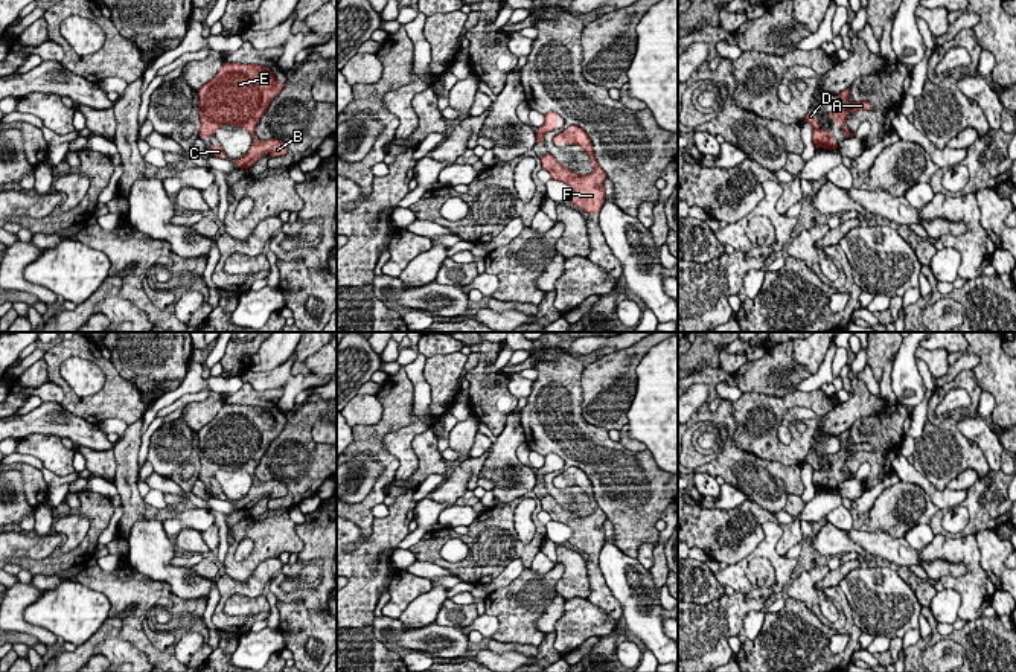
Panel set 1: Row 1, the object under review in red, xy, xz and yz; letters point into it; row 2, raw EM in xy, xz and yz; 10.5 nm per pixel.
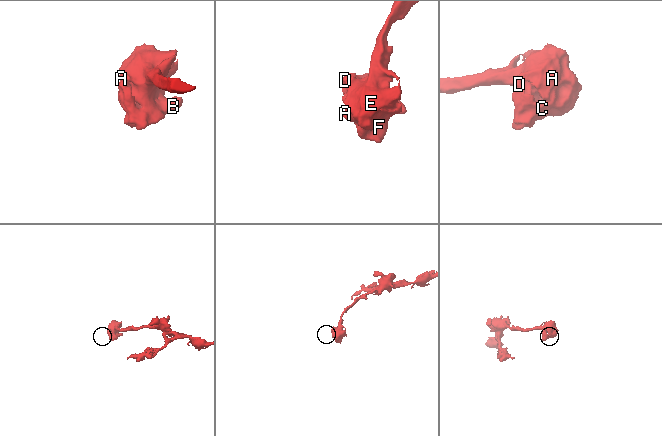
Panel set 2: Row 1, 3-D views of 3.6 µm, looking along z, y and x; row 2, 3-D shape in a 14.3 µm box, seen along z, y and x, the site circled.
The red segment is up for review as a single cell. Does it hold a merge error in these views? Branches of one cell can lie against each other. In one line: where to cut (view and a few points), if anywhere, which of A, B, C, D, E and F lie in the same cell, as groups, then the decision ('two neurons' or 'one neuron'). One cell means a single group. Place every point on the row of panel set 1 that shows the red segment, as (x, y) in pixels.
cut none; groups A B C D E F; one neuron

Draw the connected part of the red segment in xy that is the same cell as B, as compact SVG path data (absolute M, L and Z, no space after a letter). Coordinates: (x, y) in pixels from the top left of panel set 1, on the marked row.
M224 62L218 73L198 90L200 137L212 137L222 125L238 125L254 139L248 152L233 163L251 168L265 152L285 155L288 145L277 139L257 140L254 130L271 101L285 87L268 67Z

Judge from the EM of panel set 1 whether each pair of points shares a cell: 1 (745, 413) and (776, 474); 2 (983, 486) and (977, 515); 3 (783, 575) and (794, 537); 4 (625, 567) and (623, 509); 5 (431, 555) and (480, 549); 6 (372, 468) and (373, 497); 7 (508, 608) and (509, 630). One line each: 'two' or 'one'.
1: two
2: one
3: two
4: two
5: one
6: two
7: one

